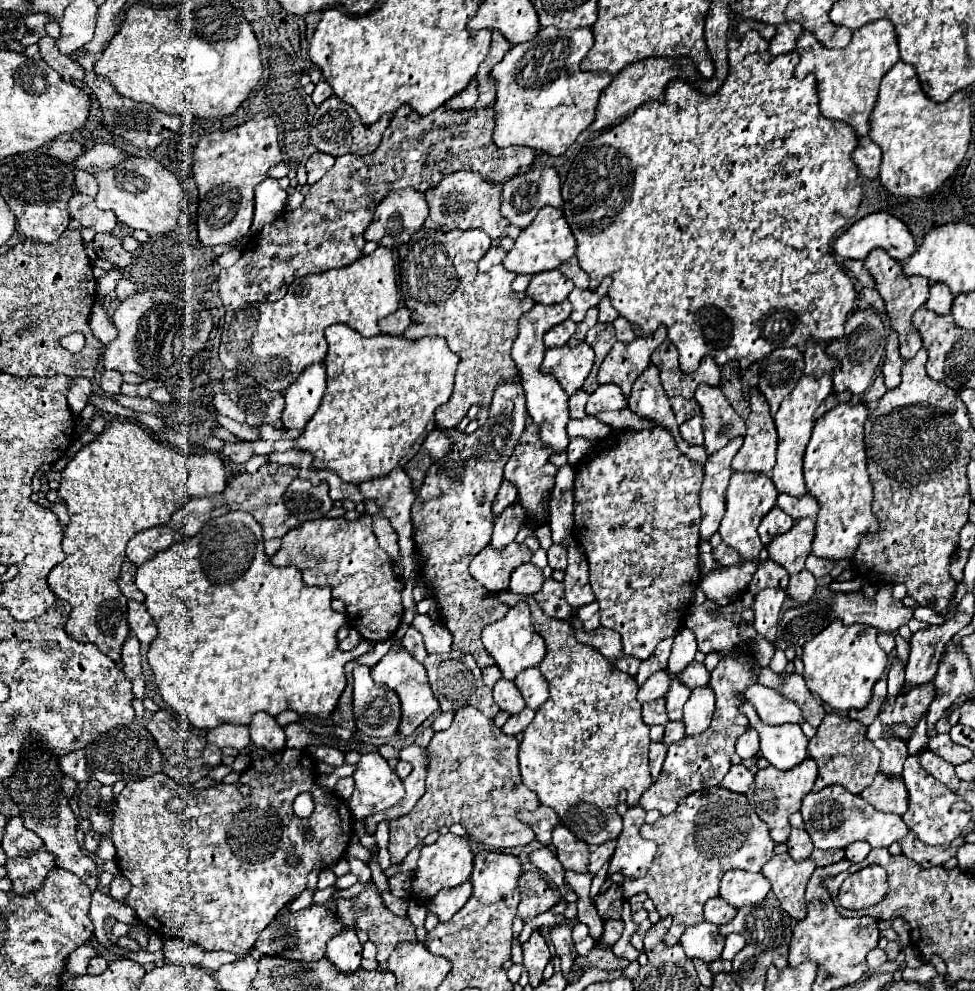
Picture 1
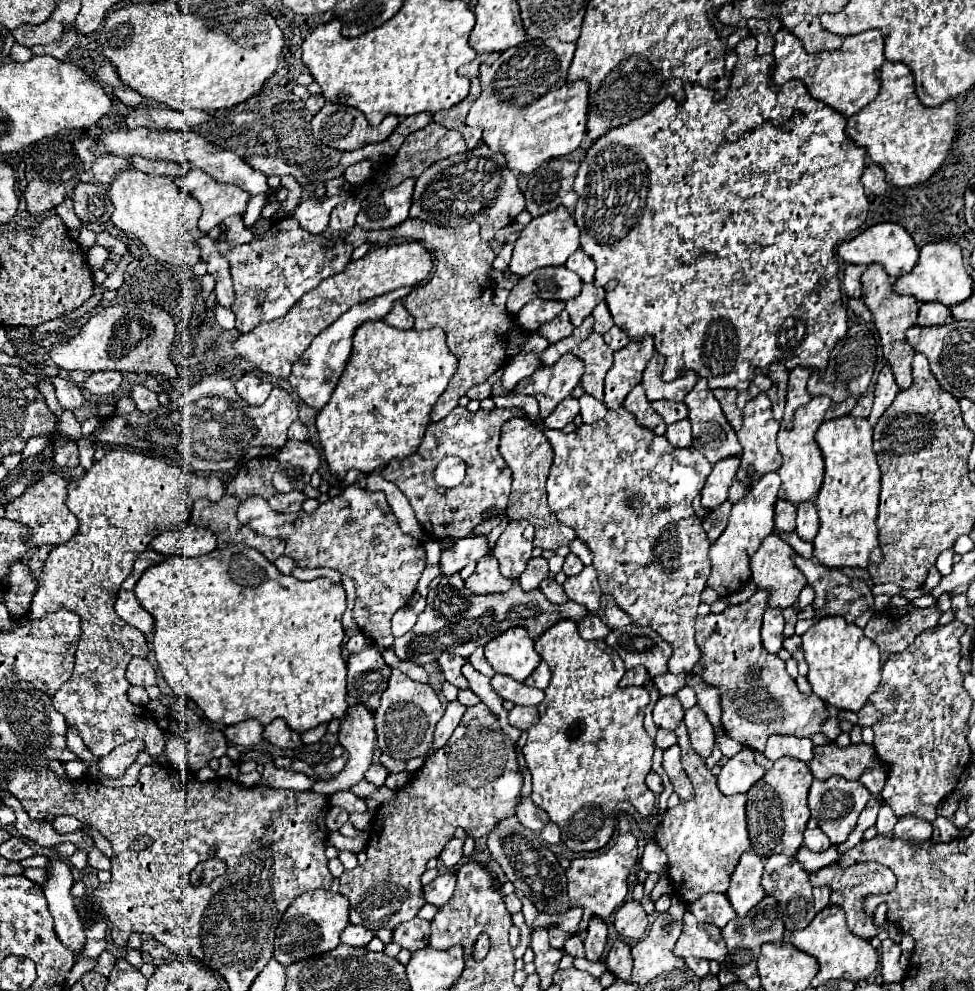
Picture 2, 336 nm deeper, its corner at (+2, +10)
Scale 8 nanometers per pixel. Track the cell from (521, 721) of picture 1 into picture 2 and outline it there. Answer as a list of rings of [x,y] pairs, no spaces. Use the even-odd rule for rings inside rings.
[[[515,706],[509,712],[509,724],[517,730],[529,730],[539,722],[539,712],[535,706]]]

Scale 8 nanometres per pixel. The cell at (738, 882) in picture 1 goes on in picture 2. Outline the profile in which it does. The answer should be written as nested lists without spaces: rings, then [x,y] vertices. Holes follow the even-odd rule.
[[[745,852],[735,866],[725,896],[729,898],[737,916],[745,916],[765,896],[765,890],[761,888],[761,872],[763,860],[755,852]]]

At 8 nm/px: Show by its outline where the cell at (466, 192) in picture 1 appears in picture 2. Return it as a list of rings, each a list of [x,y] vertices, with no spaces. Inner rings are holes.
[[[481,144],[475,150],[467,150],[465,156],[449,156],[429,166],[415,182],[409,216],[451,228],[477,222],[481,226],[481,238],[489,242],[497,230],[515,222],[515,216],[523,210],[525,198],[517,186],[517,174],[505,166],[503,154],[493,154]]]

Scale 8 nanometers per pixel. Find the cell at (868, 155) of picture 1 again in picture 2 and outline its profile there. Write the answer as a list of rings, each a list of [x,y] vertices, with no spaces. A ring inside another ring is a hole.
[[[869,164],[869,166],[865,168],[861,182],[863,182],[863,186],[865,186],[871,194],[877,194],[877,196],[885,194],[885,190],[887,190],[885,172],[883,172],[879,166],[875,166],[875,164]]]

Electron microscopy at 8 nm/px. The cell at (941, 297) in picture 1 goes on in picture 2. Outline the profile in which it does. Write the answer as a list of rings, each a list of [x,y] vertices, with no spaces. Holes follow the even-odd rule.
[[[927,302],[919,308],[917,326],[941,326],[941,324],[949,324],[949,322],[953,322],[953,316],[951,316],[949,308],[945,308],[939,302]]]

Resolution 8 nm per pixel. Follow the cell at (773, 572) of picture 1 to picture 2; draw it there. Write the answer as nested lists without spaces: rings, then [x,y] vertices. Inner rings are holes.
[[[757,590],[747,602],[729,606],[721,614],[697,616],[695,642],[701,650],[701,658],[691,670],[701,676],[705,684],[715,686],[721,692],[721,724],[727,736],[755,752],[763,752],[767,738],[773,734],[813,738],[821,732],[823,722],[829,718],[827,704],[815,694],[801,694],[795,680],[787,674],[785,662],[761,646],[759,630],[767,598],[769,594],[765,590]],[[757,690],[765,690],[769,700],[761,704],[747,704]]]

